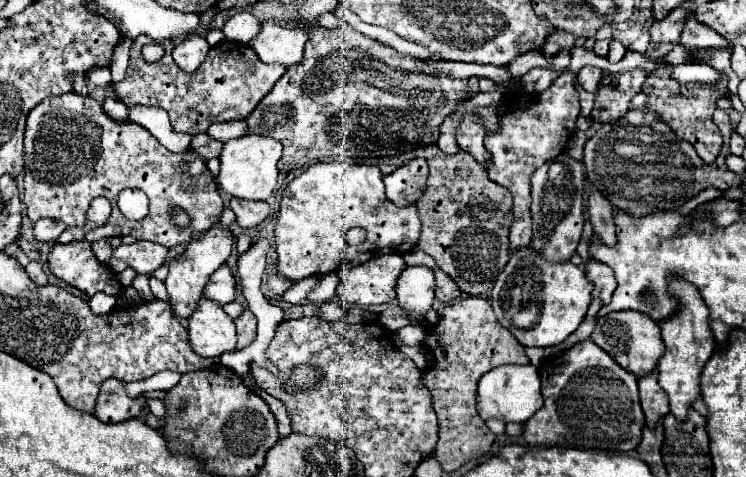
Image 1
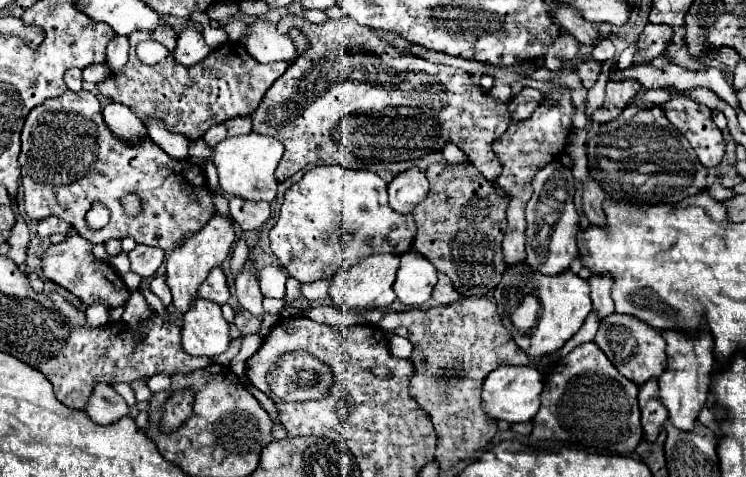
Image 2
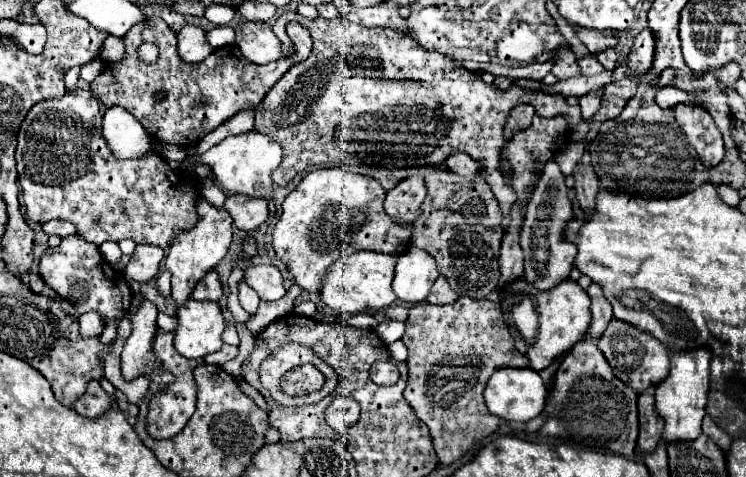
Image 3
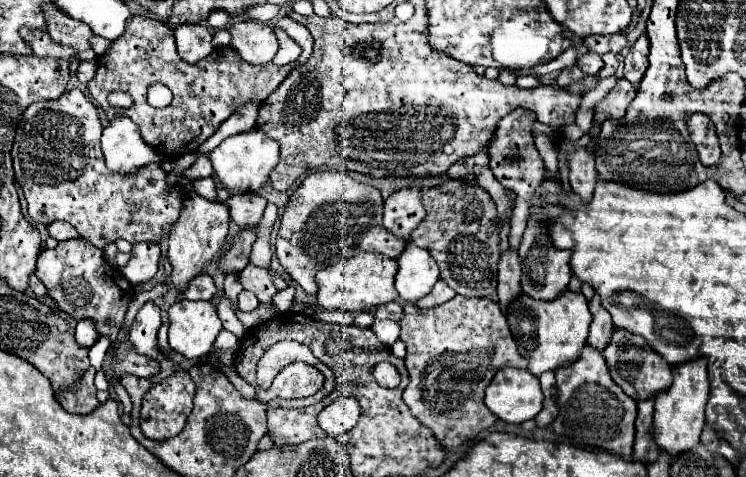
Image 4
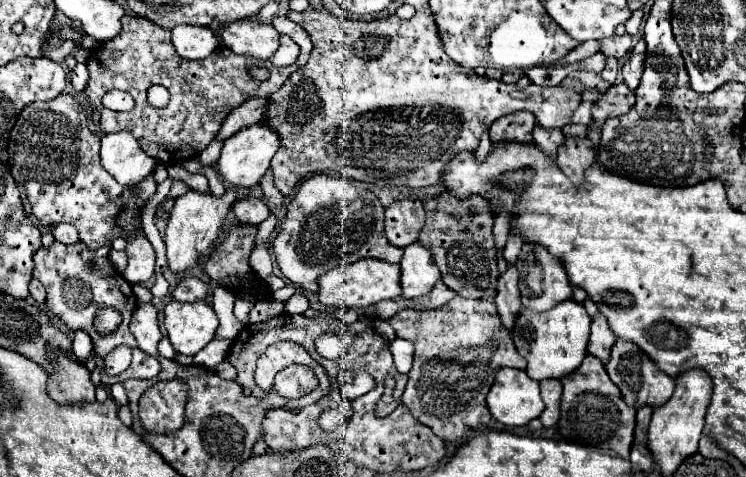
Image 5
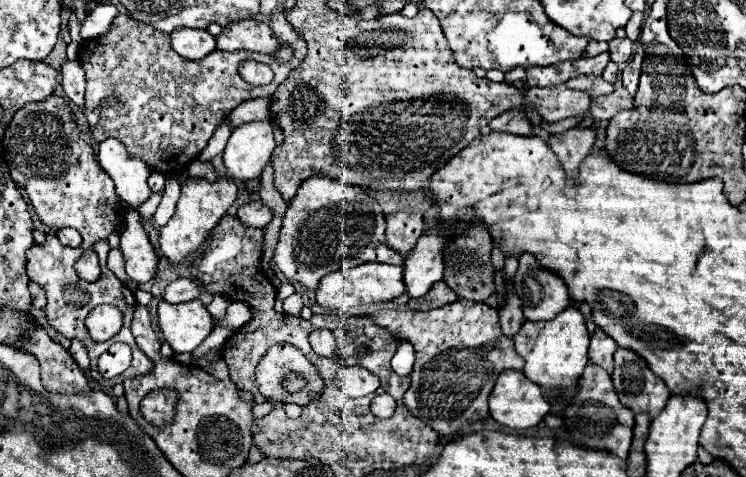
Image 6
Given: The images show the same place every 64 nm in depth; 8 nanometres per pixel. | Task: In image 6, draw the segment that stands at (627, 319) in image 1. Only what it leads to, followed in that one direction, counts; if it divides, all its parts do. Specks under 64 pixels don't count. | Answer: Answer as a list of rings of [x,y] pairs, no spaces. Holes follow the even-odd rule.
[[[618,348],[614,356],[614,374],[612,382],[620,402],[628,406],[634,414],[646,412],[654,420],[666,406],[670,392],[664,388],[664,382],[654,376],[654,372],[626,348]]]

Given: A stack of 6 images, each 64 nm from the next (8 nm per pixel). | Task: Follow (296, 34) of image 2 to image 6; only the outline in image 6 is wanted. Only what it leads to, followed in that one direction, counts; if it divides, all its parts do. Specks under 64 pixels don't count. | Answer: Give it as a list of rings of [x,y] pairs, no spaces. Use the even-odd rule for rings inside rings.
[[[282,12],[272,14],[268,26],[281,45],[292,46],[294,54],[288,62],[278,62],[274,54],[222,50],[214,50],[206,58],[192,62],[172,50],[168,34],[136,22],[126,14],[116,16],[108,34],[82,42],[78,54],[78,60],[86,72],[86,110],[96,110],[100,100],[110,96],[120,100],[118,106],[100,108],[98,124],[88,126],[90,134],[94,134],[92,140],[98,144],[106,138],[120,140],[128,148],[128,154],[146,162],[152,172],[170,176],[184,170],[186,164],[194,162],[194,158],[206,148],[220,120],[240,102],[252,98],[254,86],[240,78],[240,62],[258,60],[274,70],[274,80],[268,86],[260,86],[260,98],[270,98],[288,78],[290,70],[294,70],[306,56],[306,42],[296,36],[296,30],[292,30]]]

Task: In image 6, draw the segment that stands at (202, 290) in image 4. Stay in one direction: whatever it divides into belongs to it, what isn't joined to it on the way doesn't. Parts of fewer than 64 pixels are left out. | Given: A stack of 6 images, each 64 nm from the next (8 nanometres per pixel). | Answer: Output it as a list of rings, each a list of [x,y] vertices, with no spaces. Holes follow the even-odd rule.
[[[180,278],[180,280],[174,280],[166,286],[164,290],[164,300],[170,302],[170,304],[176,304],[176,302],[190,302],[190,300],[196,300],[200,294],[200,288],[194,280],[186,280],[186,278]]]

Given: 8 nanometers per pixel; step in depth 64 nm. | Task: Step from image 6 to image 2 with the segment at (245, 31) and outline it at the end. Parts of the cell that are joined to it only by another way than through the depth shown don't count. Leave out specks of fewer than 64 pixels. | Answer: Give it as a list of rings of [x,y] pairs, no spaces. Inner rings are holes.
[[[262,18],[248,26],[248,34],[244,36],[242,44],[248,50],[248,54],[262,64],[276,60],[292,62],[296,58],[296,46],[290,40],[290,36],[280,36],[276,32],[276,24]]]

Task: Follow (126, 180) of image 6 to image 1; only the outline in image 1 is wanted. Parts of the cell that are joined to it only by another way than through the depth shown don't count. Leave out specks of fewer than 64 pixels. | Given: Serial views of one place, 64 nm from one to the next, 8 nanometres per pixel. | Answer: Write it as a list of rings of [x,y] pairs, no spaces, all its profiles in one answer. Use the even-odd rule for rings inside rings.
[[[104,100],[104,102],[102,102],[102,108],[104,108],[104,112],[106,112],[114,122],[120,122],[120,124],[124,124],[126,120],[130,122],[128,106],[126,106],[124,102],[120,102],[120,100]]]

